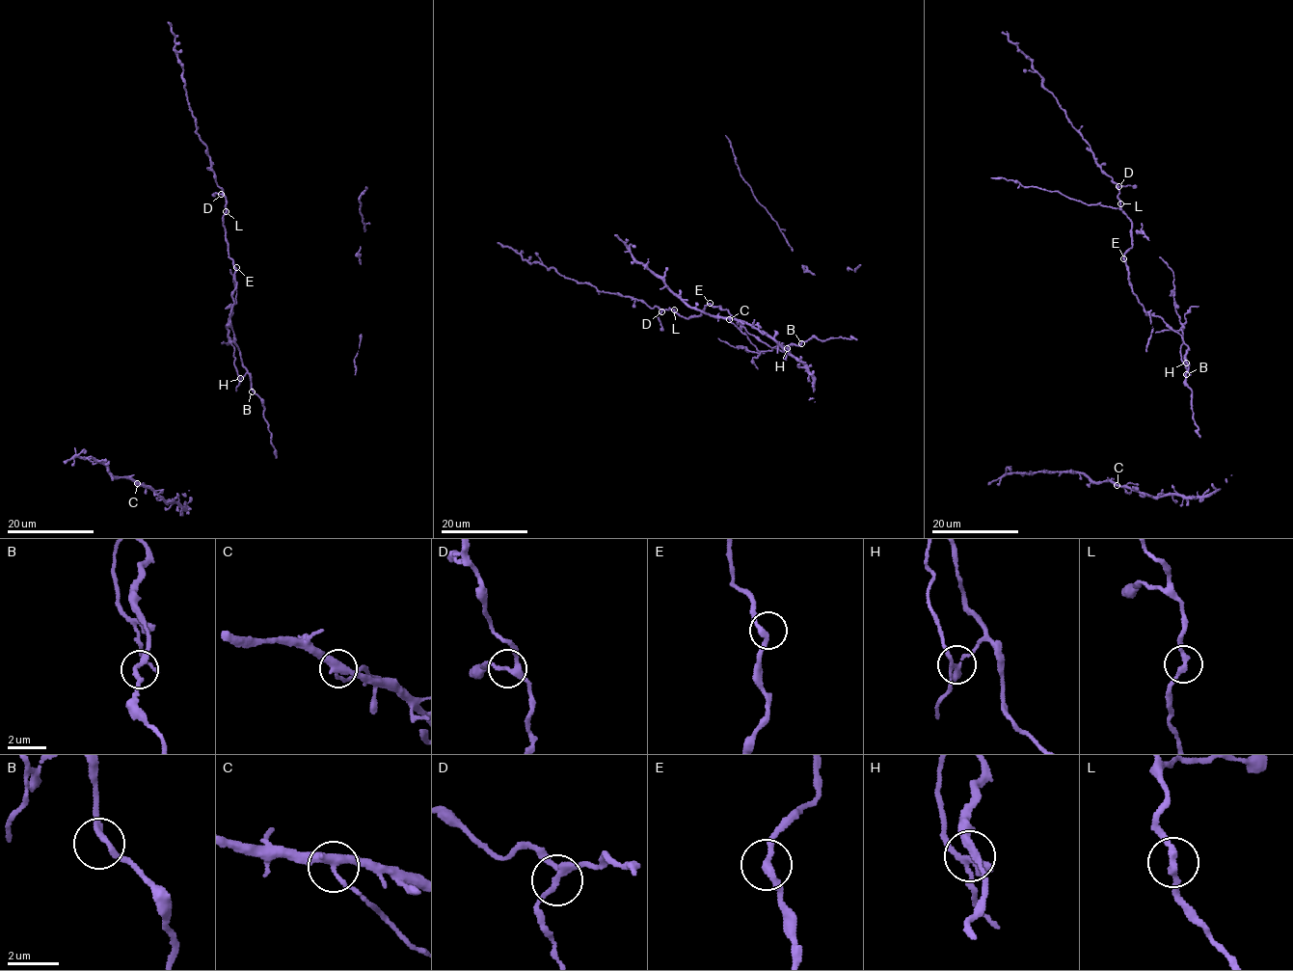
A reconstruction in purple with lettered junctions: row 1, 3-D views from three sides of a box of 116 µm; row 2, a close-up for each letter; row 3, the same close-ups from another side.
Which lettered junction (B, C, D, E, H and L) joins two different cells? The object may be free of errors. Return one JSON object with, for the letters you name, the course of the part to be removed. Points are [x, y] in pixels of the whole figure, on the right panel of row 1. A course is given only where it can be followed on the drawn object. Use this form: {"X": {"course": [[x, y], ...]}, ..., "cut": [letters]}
{"H": {"course": [[1185, 363], [1181, 359], [1183, 332], [1173, 300], [1173, 273], [1159, 256]]}, "cut": ["H"]}

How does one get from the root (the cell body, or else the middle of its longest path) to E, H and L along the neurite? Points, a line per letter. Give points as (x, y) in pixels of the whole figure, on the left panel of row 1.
E: (253, 390), (229, 320), (232, 293), (236, 286), (236, 267)
H: (253, 390), (248, 372), (241, 378)
L: (253, 390), (229, 320), (236, 282), (223, 224), (226, 211)

